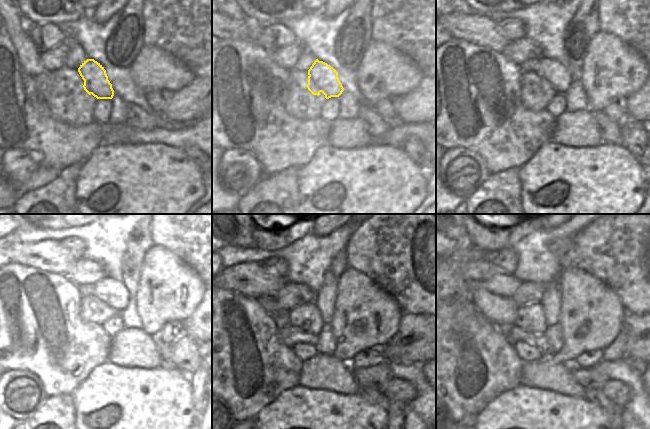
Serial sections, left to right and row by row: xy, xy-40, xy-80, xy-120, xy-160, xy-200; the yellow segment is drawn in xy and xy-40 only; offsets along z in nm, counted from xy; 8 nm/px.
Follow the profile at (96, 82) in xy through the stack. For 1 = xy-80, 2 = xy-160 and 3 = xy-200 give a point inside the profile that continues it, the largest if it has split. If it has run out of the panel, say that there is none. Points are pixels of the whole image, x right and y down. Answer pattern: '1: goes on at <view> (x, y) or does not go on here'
1: goes on at xy-80 (552, 76)
2: goes on at xy-160 (306, 317)
3: goes on at xy-200 (530, 318)

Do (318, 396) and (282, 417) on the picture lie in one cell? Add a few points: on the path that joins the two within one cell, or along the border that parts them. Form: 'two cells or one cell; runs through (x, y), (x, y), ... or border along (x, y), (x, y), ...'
one cell; runs through (309, 405), (297, 417), (291, 417)

